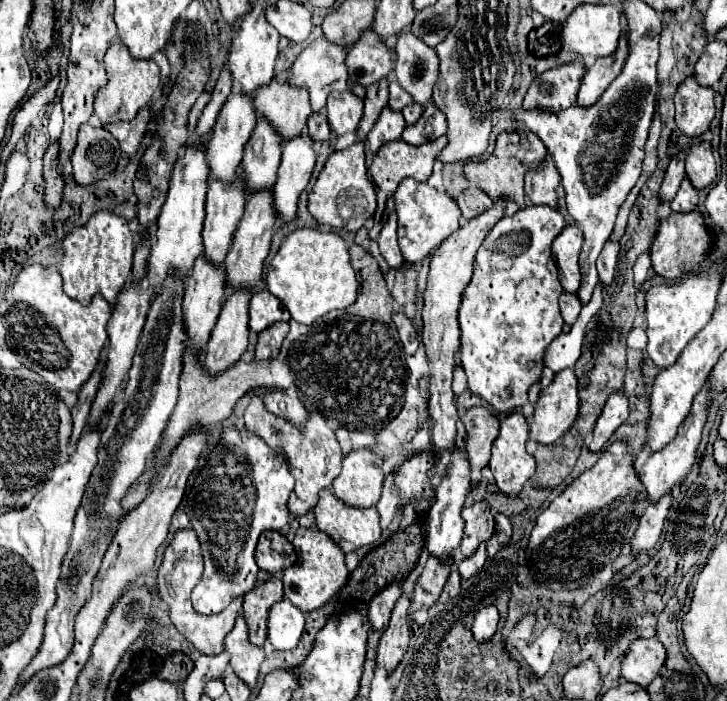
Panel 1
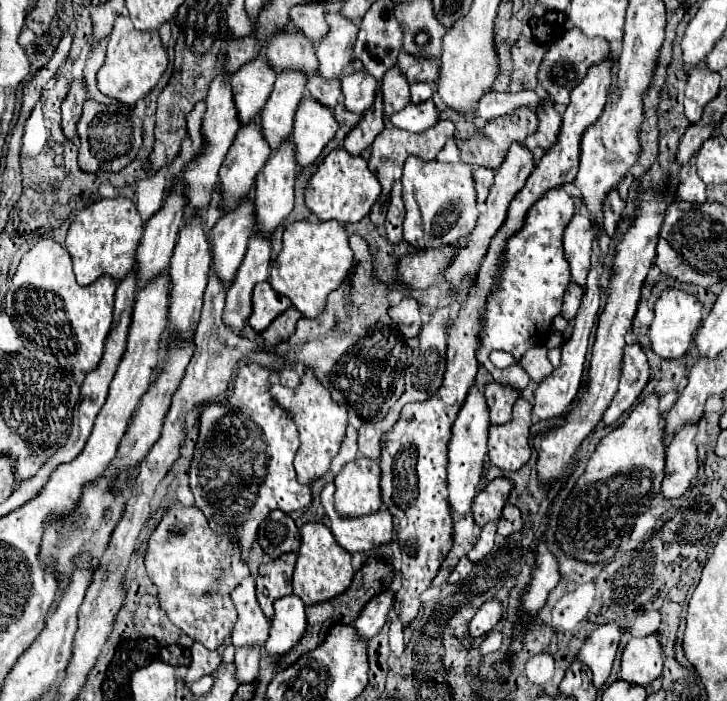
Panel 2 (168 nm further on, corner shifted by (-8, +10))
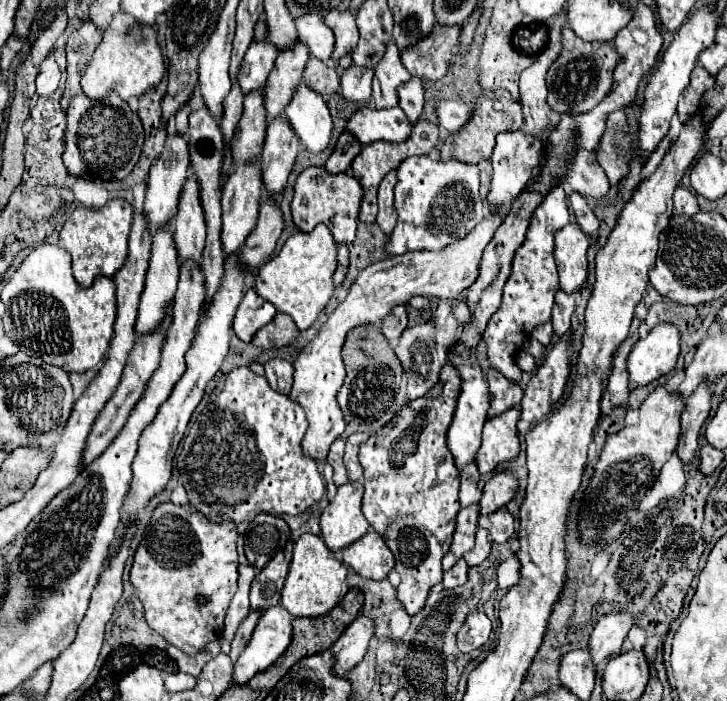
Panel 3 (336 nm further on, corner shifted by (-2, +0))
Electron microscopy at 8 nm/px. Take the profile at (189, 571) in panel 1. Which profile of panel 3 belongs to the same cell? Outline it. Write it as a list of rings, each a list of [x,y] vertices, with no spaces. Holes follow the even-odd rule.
[[[161,503],[147,529],[141,545],[137,547],[133,567],[131,567],[131,583],[137,589],[137,595],[145,609],[145,619],[153,631],[167,639],[167,643],[179,647],[189,655],[197,655],[211,641],[217,641],[223,631],[223,619],[227,605],[237,591],[237,527],[231,521],[225,523],[209,523],[195,507],[191,505],[173,505]],[[205,595],[209,601],[205,607],[197,607],[195,599]]]

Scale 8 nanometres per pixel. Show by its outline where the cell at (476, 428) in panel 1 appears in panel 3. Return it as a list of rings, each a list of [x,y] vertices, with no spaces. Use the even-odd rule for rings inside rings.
[[[489,369],[487,381],[489,381],[489,393],[491,393],[491,407],[489,407],[489,417],[491,419],[501,415],[509,407],[521,403],[523,389],[517,383],[505,379],[499,371]]]

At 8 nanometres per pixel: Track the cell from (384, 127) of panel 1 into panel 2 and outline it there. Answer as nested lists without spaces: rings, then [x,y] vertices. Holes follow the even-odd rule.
[[[393,65],[381,79],[381,93],[385,103],[385,117],[405,109],[409,103],[409,83],[403,77],[399,65]]]

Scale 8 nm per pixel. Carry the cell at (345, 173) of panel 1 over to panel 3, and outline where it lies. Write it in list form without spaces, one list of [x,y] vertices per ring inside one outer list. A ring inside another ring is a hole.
[[[309,167],[297,177],[295,183],[295,195],[291,201],[293,221],[299,227],[299,231],[311,231],[317,223],[325,223],[331,229],[337,243],[351,243],[355,239],[355,229],[359,223],[361,195],[361,185],[353,175],[329,175],[329,171],[321,167]]]

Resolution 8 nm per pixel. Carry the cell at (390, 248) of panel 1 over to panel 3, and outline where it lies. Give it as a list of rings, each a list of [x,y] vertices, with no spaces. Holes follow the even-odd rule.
[[[395,171],[385,175],[379,185],[379,215],[377,223],[385,235],[391,235],[393,227],[397,225],[397,213],[393,207],[393,187],[395,187]]]

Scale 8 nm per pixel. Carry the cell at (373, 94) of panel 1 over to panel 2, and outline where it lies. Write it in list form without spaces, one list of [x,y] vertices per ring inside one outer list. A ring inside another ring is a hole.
[[[377,93],[371,109],[367,113],[363,113],[361,121],[345,137],[345,151],[351,155],[359,155],[375,141],[375,137],[383,131],[383,127],[385,127],[383,97],[381,97],[381,93]]]

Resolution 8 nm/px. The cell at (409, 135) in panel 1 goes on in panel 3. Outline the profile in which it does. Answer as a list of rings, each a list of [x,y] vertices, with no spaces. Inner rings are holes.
[[[361,107],[349,119],[347,131],[351,131],[363,145],[375,141],[403,143],[405,139],[409,139],[409,131],[413,131],[413,123],[409,123],[407,115],[399,107],[383,109],[383,111]]]

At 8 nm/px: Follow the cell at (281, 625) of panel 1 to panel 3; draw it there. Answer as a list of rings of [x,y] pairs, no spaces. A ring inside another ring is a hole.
[[[281,605],[269,607],[253,631],[253,637],[235,663],[235,683],[247,683],[259,671],[273,665],[291,643],[291,617]]]

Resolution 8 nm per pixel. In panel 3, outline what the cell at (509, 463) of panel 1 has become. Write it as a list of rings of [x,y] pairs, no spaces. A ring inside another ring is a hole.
[[[511,407],[499,417],[487,419],[483,427],[483,443],[475,459],[481,473],[493,473],[497,465],[517,459],[519,455],[519,437],[517,437],[519,415],[521,415],[521,409]]]

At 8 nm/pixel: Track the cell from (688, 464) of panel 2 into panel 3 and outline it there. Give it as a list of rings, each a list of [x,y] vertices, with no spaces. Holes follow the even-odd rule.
[[[701,383],[697,387],[697,391],[693,391],[693,395],[689,399],[685,399],[685,409],[681,413],[681,437],[679,437],[679,445],[677,445],[677,455],[683,465],[691,463],[697,455],[699,431],[711,411],[709,393],[711,393],[709,383]]]

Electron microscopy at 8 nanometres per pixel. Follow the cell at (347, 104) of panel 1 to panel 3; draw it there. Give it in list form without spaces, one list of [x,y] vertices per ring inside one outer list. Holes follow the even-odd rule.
[[[351,65],[341,75],[341,95],[347,101],[359,103],[359,105],[369,103],[369,99],[371,99],[371,79],[373,79],[373,71],[369,71],[367,67]]]

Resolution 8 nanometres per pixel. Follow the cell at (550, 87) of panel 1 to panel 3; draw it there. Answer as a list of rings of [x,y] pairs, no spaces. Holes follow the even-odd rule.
[[[563,27],[561,53],[547,71],[547,103],[557,113],[581,115],[591,111],[611,89],[613,69],[617,65],[617,53],[611,43],[589,43],[575,35],[571,27]]]

